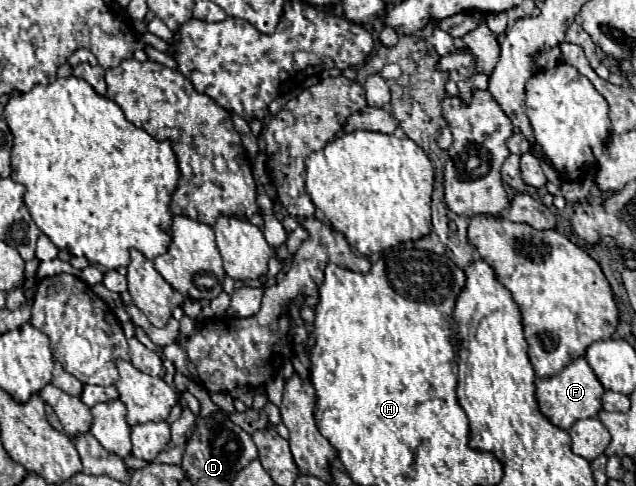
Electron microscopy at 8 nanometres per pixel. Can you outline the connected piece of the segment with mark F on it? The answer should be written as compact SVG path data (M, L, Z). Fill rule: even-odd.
M584 357L572 361L558 375L536 381L536 399L538 399L540 411L548 417L550 423L554 423L556 427L562 427L562 429L570 429L580 419L598 417L598 413L602 409L602 401L600 401L602 395L604 395L604 387Z

